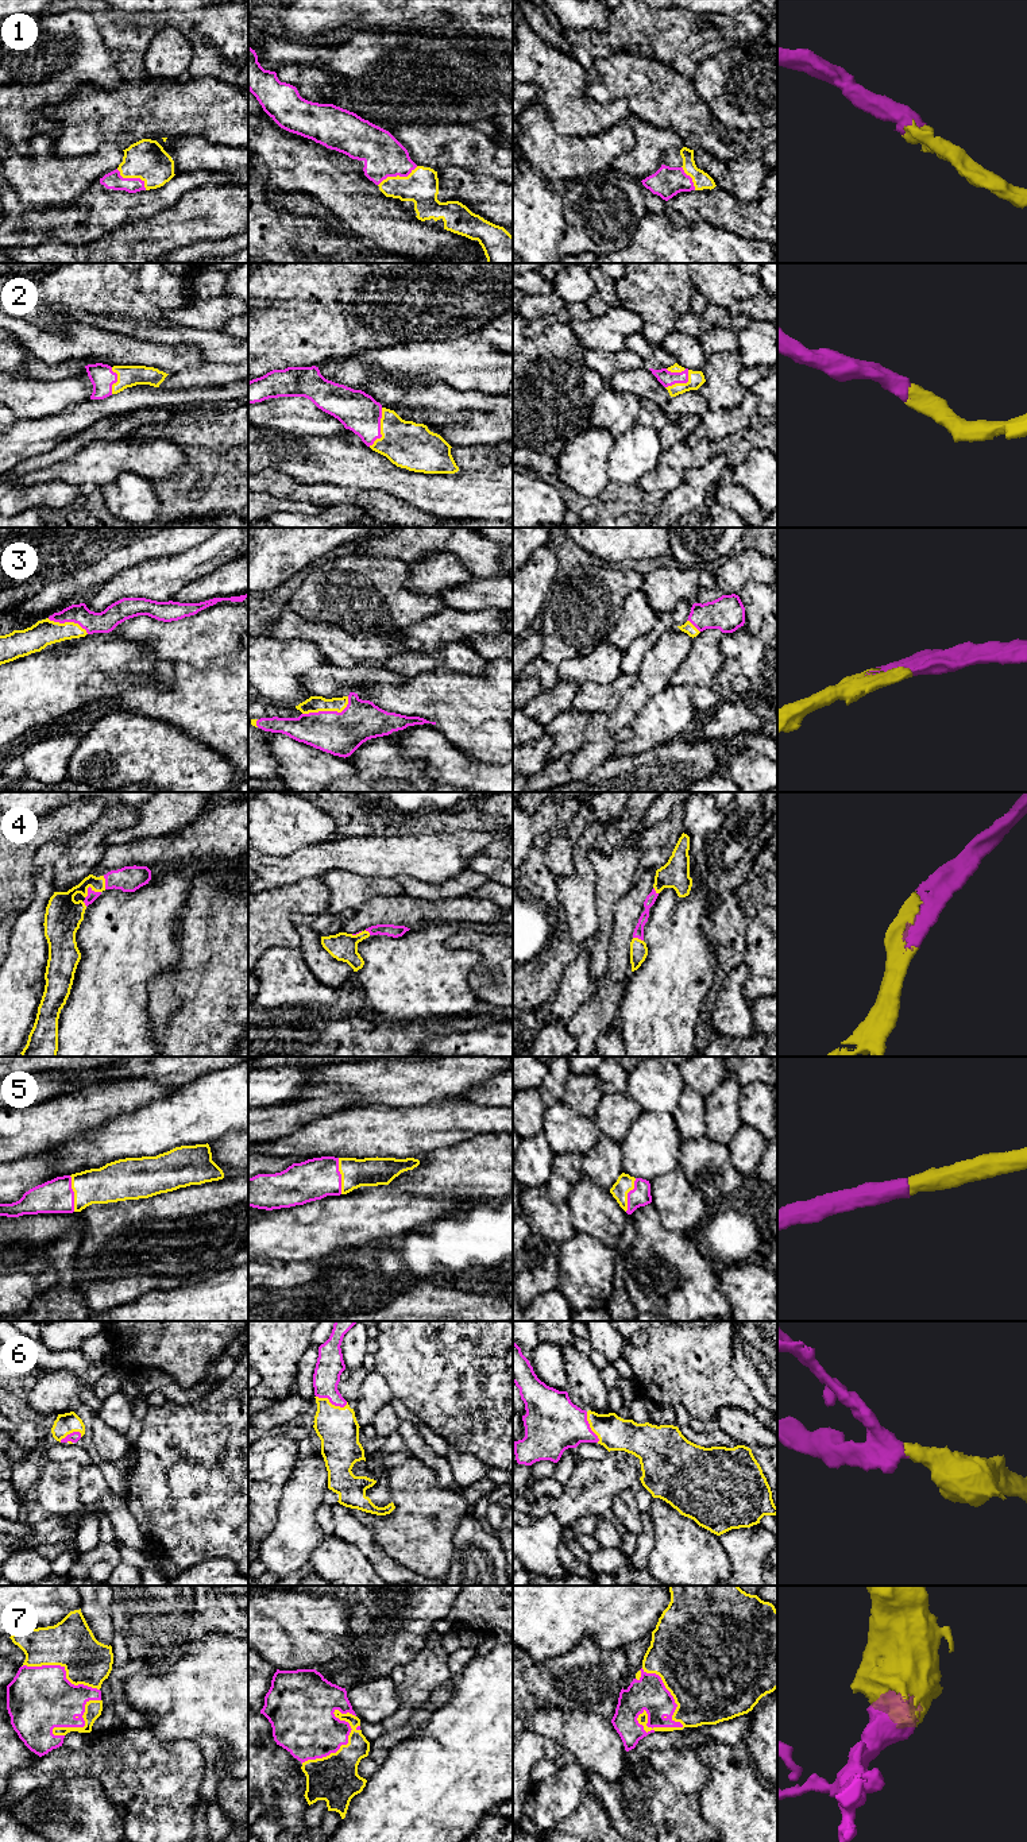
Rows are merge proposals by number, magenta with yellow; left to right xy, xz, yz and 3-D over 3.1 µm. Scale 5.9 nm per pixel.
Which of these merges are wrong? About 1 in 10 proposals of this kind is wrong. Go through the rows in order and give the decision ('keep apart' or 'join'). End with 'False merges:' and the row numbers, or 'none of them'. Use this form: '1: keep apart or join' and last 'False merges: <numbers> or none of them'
1: join
2: join
3: join
4: join
5: join
6: join
7: join
False merges: none of them

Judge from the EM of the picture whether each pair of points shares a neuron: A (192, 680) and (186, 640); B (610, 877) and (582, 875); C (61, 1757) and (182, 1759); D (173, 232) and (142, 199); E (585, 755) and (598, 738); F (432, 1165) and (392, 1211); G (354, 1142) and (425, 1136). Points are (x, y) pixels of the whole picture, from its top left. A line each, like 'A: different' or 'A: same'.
A: different
B: different
C: same
D: different
E: same
F: different
G: same

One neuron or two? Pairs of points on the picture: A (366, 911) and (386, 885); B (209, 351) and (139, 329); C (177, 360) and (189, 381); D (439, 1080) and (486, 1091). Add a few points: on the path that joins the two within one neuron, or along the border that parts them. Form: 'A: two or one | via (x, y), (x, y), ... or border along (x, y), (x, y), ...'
A: two | border along (404, 892), (374, 896), (356, 911)
B: one | via (192, 336), (157, 331)
C: two | border along (205, 363), (169, 375)
D: two | border along (498, 1073), (456, 1096)

